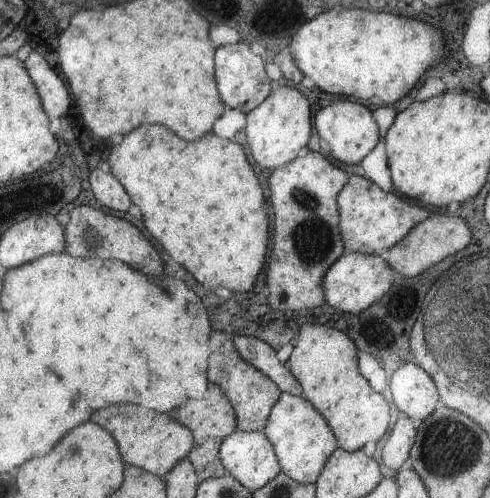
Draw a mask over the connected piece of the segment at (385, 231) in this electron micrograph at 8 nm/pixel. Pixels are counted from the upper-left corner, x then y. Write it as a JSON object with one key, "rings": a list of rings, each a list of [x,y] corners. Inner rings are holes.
{"rings":[[[349,176],[347,184],[336,198],[339,232],[344,253],[363,253],[383,257],[396,242],[399,242],[416,224],[425,220],[430,212],[399,198],[393,192],[385,192],[367,177]]]}

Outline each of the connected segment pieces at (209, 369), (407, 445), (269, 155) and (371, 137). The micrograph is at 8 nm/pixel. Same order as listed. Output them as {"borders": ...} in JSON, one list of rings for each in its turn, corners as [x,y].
{"borders":[[[[212,330],[208,343],[210,353],[206,360],[206,377],[209,383],[216,384],[229,399],[236,416],[236,430],[262,431],[270,410],[278,399],[279,389],[272,380],[240,357],[231,336]]],[[[401,414],[395,420],[393,428],[391,428],[391,432],[389,432],[389,436],[387,436],[387,440],[381,449],[381,464],[396,471],[405,467],[401,464],[411,450],[413,436],[415,436],[413,420],[407,415]]],[[[286,84],[274,85],[265,100],[246,113],[242,130],[246,136],[251,156],[261,168],[276,169],[297,157],[297,151],[306,146],[311,134],[311,110],[307,99]]],[[[338,100],[313,114],[313,126],[321,140],[329,145],[329,154],[339,162],[357,164],[379,142],[378,126],[372,112],[358,102]]]]}

